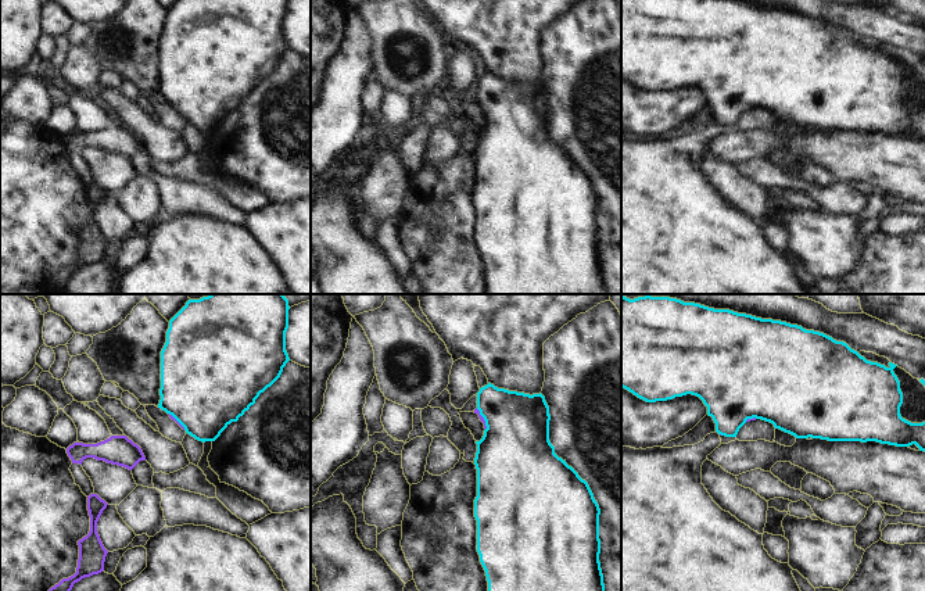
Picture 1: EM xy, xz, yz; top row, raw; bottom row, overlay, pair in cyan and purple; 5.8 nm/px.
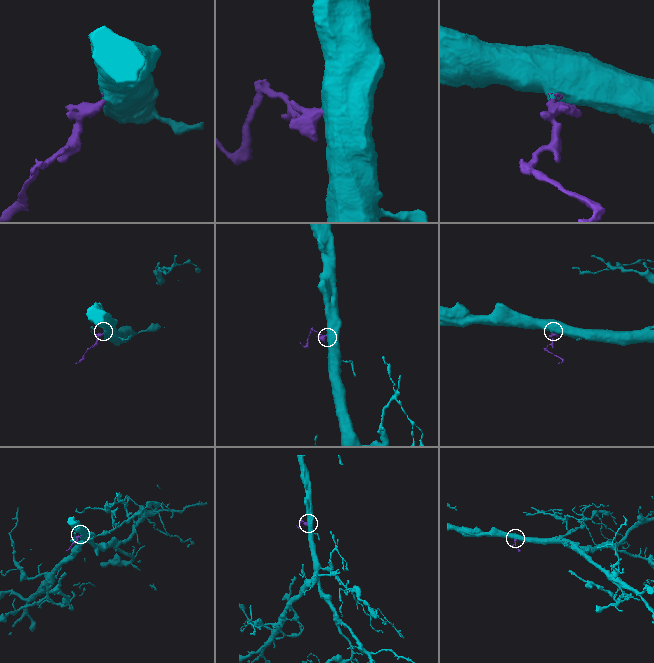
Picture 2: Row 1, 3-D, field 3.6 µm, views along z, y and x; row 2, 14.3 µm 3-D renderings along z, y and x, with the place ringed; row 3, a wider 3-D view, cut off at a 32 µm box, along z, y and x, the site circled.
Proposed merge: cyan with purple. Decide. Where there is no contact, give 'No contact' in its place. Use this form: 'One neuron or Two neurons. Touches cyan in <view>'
One neuron. Touches cyan in xz

